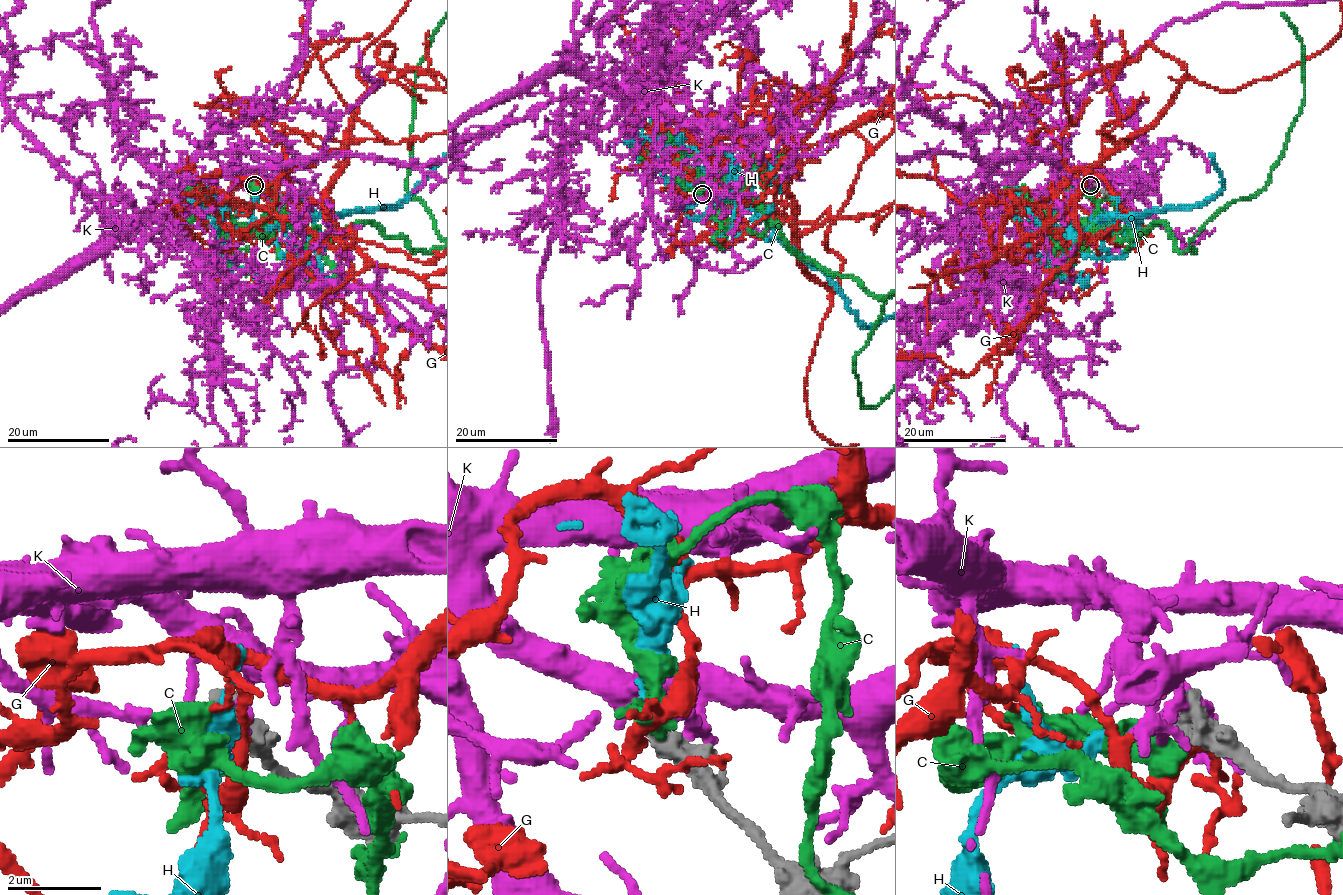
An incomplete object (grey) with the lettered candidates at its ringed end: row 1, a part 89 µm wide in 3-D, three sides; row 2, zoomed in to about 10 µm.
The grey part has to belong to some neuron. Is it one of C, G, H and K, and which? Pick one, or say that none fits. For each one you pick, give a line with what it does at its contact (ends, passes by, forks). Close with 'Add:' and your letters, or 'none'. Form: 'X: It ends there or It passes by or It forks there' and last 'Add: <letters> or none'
H: It ends there
Add: H

